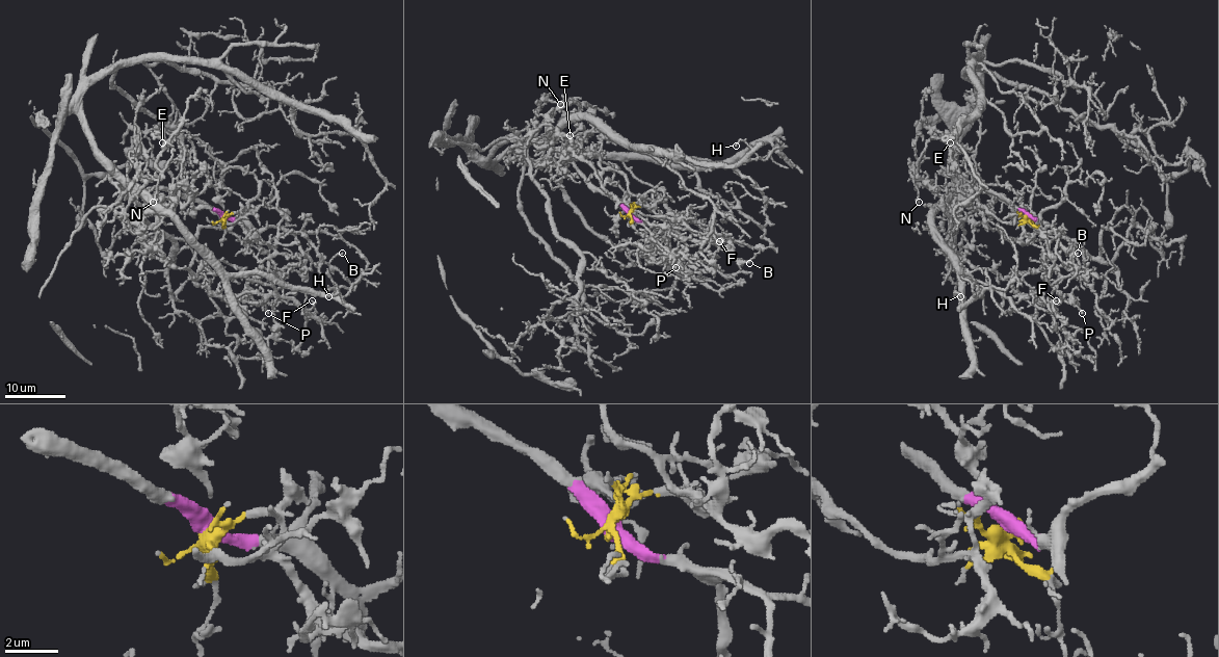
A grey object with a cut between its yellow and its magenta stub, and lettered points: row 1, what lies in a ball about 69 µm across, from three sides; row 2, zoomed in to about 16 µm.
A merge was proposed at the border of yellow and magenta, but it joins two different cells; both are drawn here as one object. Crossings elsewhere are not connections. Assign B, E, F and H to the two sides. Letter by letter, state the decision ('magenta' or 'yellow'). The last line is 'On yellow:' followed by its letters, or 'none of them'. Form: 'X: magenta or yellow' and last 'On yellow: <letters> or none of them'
B: magenta
E: yellow
F: yellow
H: magenta
On yellow: E, F

